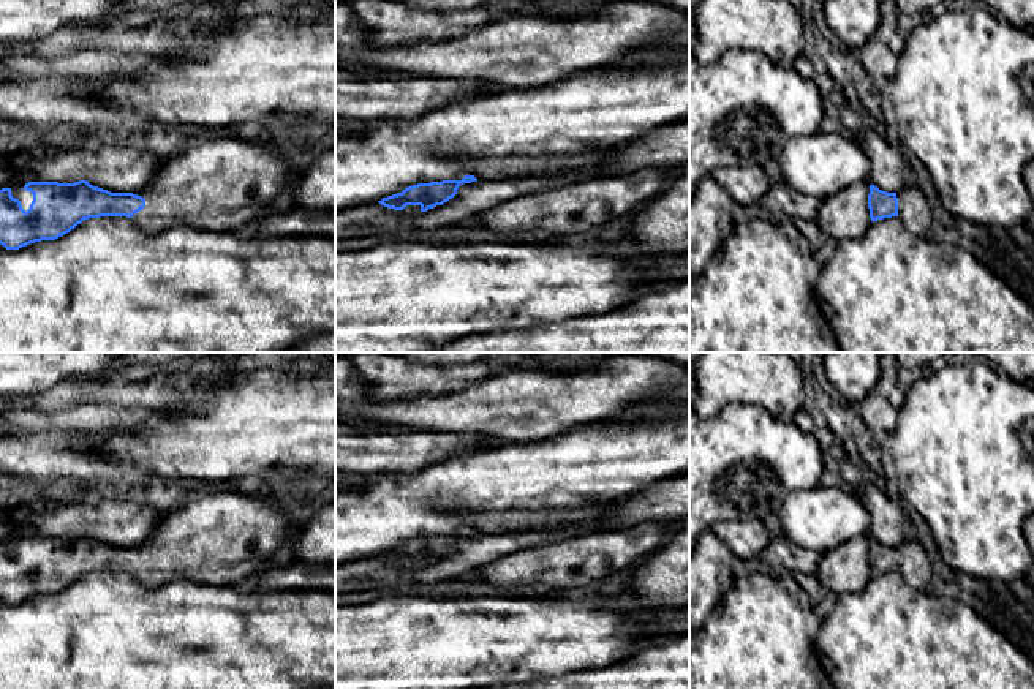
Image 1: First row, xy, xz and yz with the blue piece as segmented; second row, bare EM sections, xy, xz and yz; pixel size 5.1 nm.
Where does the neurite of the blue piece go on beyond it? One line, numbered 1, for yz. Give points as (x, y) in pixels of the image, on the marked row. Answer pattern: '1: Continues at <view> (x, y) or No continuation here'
1: Continues at yz (914, 212)

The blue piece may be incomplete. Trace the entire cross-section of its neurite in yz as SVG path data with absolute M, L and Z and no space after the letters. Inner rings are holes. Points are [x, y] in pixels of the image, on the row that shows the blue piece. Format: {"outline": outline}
{"outline": "M908 182L898 193L870 185L868 209L871 221L898 216L912 234L925 237L931 228L931 207L919 186Z"}

